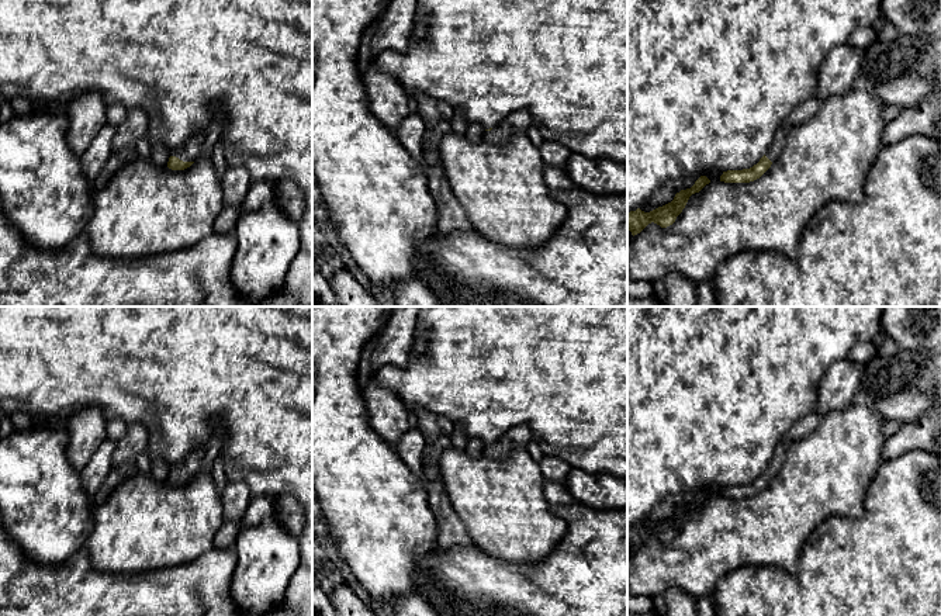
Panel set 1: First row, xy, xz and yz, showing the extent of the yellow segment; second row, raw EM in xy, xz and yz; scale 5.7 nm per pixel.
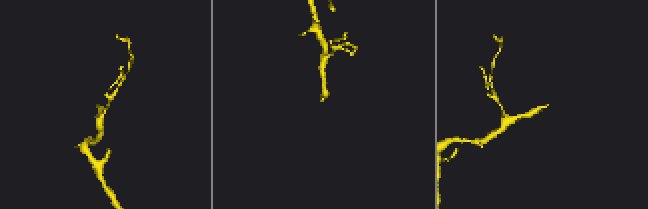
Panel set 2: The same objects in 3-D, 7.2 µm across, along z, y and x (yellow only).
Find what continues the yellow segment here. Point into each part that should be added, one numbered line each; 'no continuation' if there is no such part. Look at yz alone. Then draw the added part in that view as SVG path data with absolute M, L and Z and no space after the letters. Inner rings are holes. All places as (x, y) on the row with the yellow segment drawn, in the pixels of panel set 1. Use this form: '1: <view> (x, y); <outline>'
1: yz (774, 151); M781 125L774 136L772 143L769 145L768 150L765 152L765 156L774 162L779 155L785 143L786 136L786 128Z

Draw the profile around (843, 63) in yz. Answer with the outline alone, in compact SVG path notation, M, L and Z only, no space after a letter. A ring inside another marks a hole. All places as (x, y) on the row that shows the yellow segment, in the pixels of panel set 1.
M848 44L831 49L819 72L814 97L828 100L852 89L864 53Z

